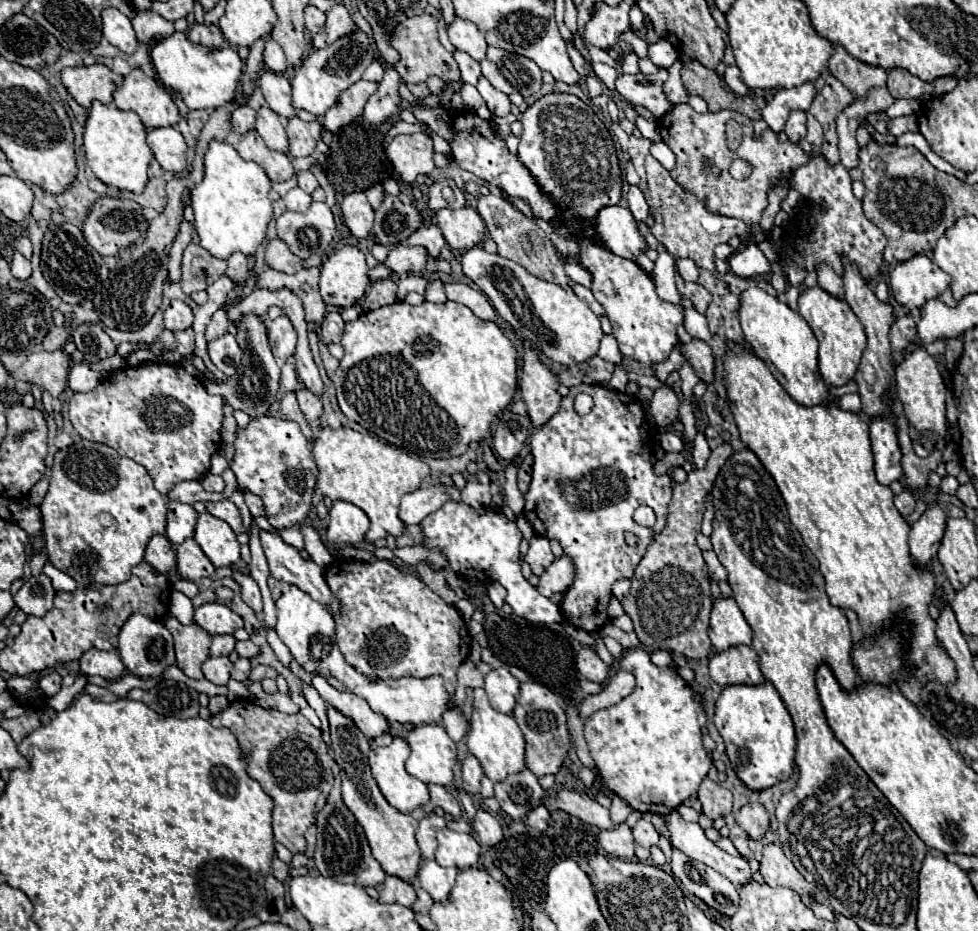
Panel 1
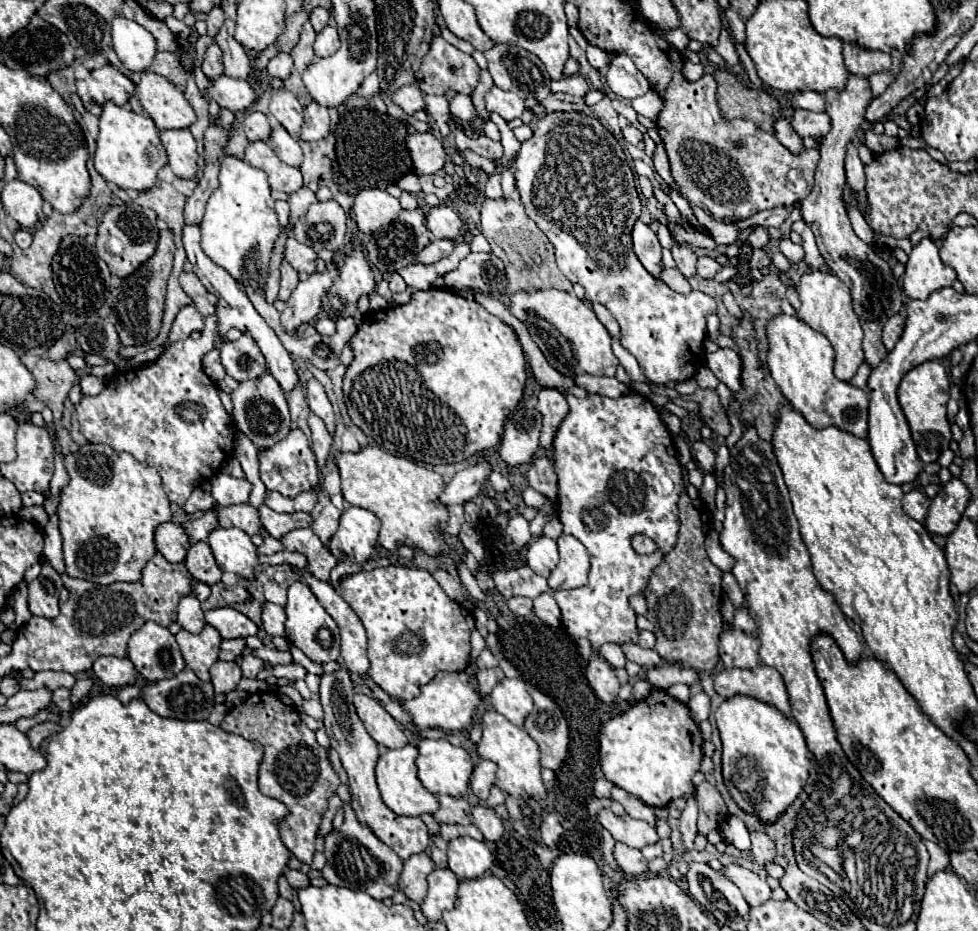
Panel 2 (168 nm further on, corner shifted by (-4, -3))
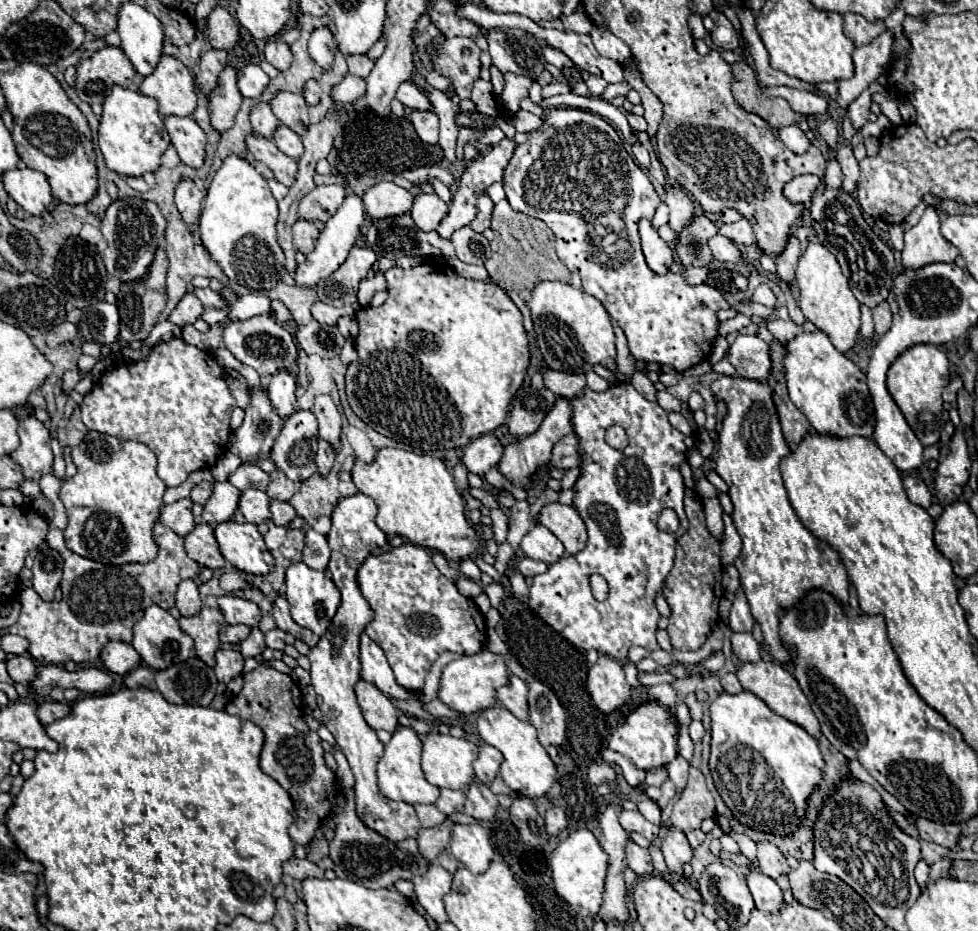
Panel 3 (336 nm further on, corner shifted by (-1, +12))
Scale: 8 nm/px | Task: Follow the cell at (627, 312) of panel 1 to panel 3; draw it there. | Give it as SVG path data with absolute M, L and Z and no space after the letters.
M554 108L544 114L542 130L538 128L534 132L528 132L528 140L516 146L516 152L504 170L504 192L514 210L540 218L548 224L548 228L556 236L558 258L566 264L570 272L580 274L582 290L600 300L608 314L618 320L620 328L628 338L628 348L632 356L642 362L654 362L660 366L668 366L676 372L684 372L710 356L718 330L716 310L728 308L728 302L714 286L690 286L684 280L682 272L666 272L664 276L660 276L648 268L640 248L638 220L644 216L652 218L660 200L648 176L634 160L572 160L572 156L622 154L628 154L622 138L602 116L578 108Z

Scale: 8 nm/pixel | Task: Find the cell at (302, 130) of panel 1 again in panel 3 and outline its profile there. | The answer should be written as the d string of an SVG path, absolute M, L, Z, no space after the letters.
M308 80L304 84L304 100L306 100L306 104L316 106L320 102L320 96L322 96L322 88L318 86L318 82L316 80Z

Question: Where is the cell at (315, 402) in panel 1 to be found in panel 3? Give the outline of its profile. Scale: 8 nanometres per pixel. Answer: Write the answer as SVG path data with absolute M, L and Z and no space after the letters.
M318 438L318 452L316 452L318 472L328 474L328 470L330 470L332 464L334 464L334 456L336 456L336 452L334 452L332 444L328 444L326 440L320 440L320 438Z

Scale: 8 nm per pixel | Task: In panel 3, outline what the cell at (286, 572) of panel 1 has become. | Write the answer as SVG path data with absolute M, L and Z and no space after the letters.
M368 634L360 636L360 664L362 664L360 678L372 682L384 694L388 694L392 698L398 698L398 700L410 700L410 698L420 696L420 692L406 690L404 686L400 686L396 682L382 648L376 642L372 642Z

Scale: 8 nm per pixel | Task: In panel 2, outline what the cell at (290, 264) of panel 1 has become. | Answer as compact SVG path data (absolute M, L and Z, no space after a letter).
M289 237L287 239L287 245L285 245L285 259L293 265L295 271L305 271L305 273L313 273L315 267L317 267L317 253L305 245L305 243L299 243L295 237Z

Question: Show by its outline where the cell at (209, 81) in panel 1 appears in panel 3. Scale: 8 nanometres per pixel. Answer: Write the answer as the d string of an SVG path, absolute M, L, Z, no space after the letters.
M248 64L238 74L238 90L246 98L258 98L262 94L262 90L268 86L268 82L270 82L270 78L256 64Z

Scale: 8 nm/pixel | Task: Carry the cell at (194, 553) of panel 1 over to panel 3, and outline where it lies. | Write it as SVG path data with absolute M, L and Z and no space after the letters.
M198 524L190 534L184 536L184 548L192 560L204 568L222 568L226 564L220 554L218 542L214 538L214 528L210 524Z

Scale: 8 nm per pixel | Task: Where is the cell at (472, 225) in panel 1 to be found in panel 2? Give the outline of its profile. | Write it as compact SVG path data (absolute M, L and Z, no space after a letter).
M447 205L431 207L425 213L425 225L427 225L433 241L435 239L457 239L459 235L465 233L465 223Z

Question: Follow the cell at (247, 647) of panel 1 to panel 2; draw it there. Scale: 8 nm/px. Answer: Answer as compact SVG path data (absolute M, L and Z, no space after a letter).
M249 647L243 651L243 655L247 655L247 653L253 653L253 655L259 655L267 665L281 665L281 663L293 663L293 657L291 657L291 653L289 651L285 651L285 653L281 653L281 651L277 651L277 649L269 649L269 647L261 647L261 649L257 649L257 651L251 651Z

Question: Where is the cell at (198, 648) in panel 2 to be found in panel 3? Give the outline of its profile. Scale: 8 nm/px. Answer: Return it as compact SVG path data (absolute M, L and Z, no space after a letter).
M202 608L200 614L192 618L180 618L178 622L182 632L194 640L194 650L198 658L212 668L216 664L214 652L220 646L218 634L220 634L220 628L226 626L222 612L216 608Z

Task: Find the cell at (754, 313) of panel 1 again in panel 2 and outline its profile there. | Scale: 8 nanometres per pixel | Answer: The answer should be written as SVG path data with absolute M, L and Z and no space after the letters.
M779 315L767 325L769 337L769 371L793 405L797 413L805 417L815 429L825 429L829 425L843 427L843 431L867 439L867 415L869 415L869 393L853 387L847 381L839 381L833 375L835 351L825 335L813 331L807 323L797 317Z

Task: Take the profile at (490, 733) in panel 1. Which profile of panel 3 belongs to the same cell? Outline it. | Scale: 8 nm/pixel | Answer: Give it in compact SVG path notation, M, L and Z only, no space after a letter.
M492 706L478 714L476 726L482 740L502 752L504 762L500 764L500 776L516 794L522 794L528 798L540 798L548 792L548 788L554 784L554 778L556 778L556 766L546 754L546 750L542 748L542 744L538 742L536 728L530 722L518 720L506 708Z

